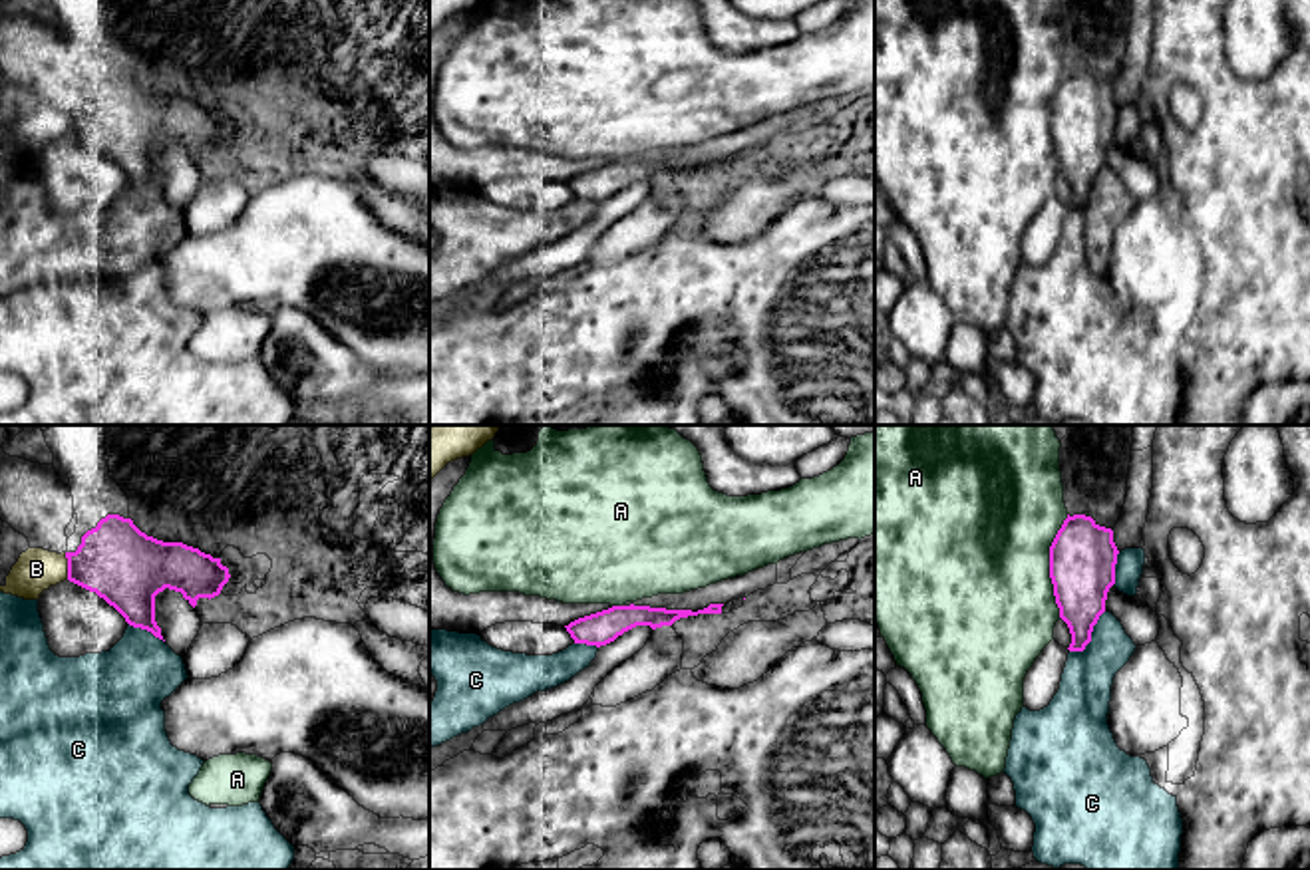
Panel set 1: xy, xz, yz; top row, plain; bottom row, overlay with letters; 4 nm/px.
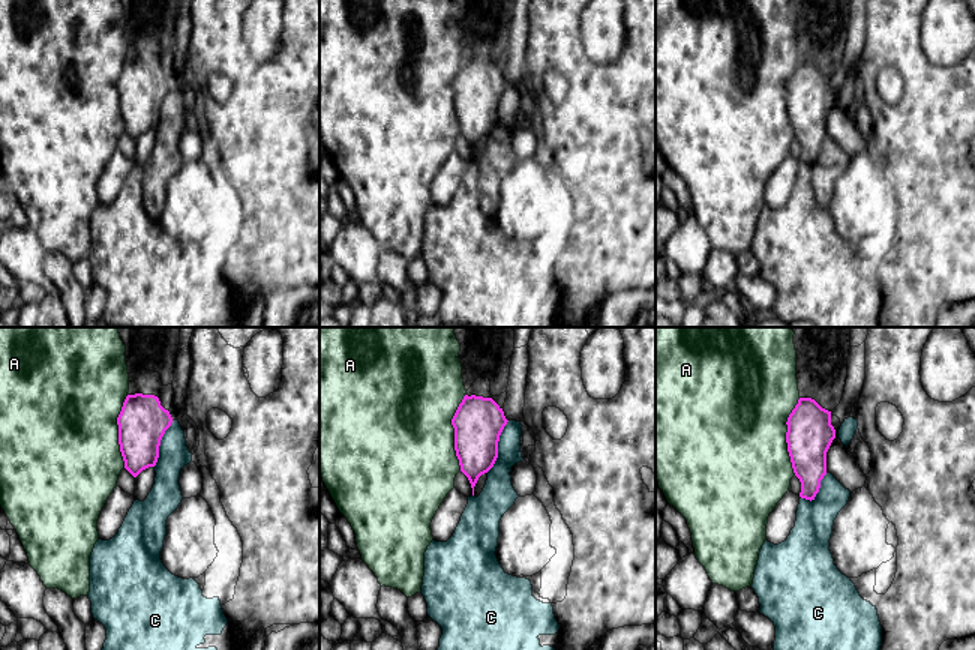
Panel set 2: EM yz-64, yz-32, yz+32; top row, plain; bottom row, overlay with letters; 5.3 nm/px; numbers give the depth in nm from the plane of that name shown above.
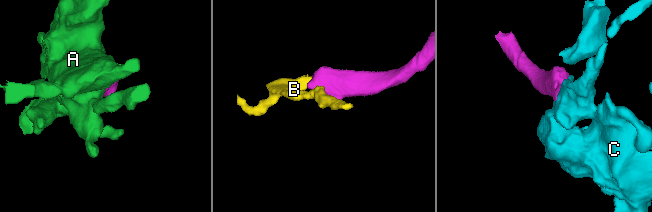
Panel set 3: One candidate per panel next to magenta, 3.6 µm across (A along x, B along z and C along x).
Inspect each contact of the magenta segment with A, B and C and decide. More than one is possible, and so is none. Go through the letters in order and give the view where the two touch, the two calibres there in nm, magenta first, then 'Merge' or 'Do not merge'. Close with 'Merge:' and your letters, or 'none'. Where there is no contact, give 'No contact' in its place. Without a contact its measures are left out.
A: Touches magenta in yz. Thickness 280 nm (magenta) against 500 nm. Do not merge
B: Touches magenta in xy. Thickness 320 nm (magenta) against 170 nm. Do not merge
C: Touches magenta in yz. Thickness 240 nm (magenta) against 220 nm. Do not merge
Merge: none

